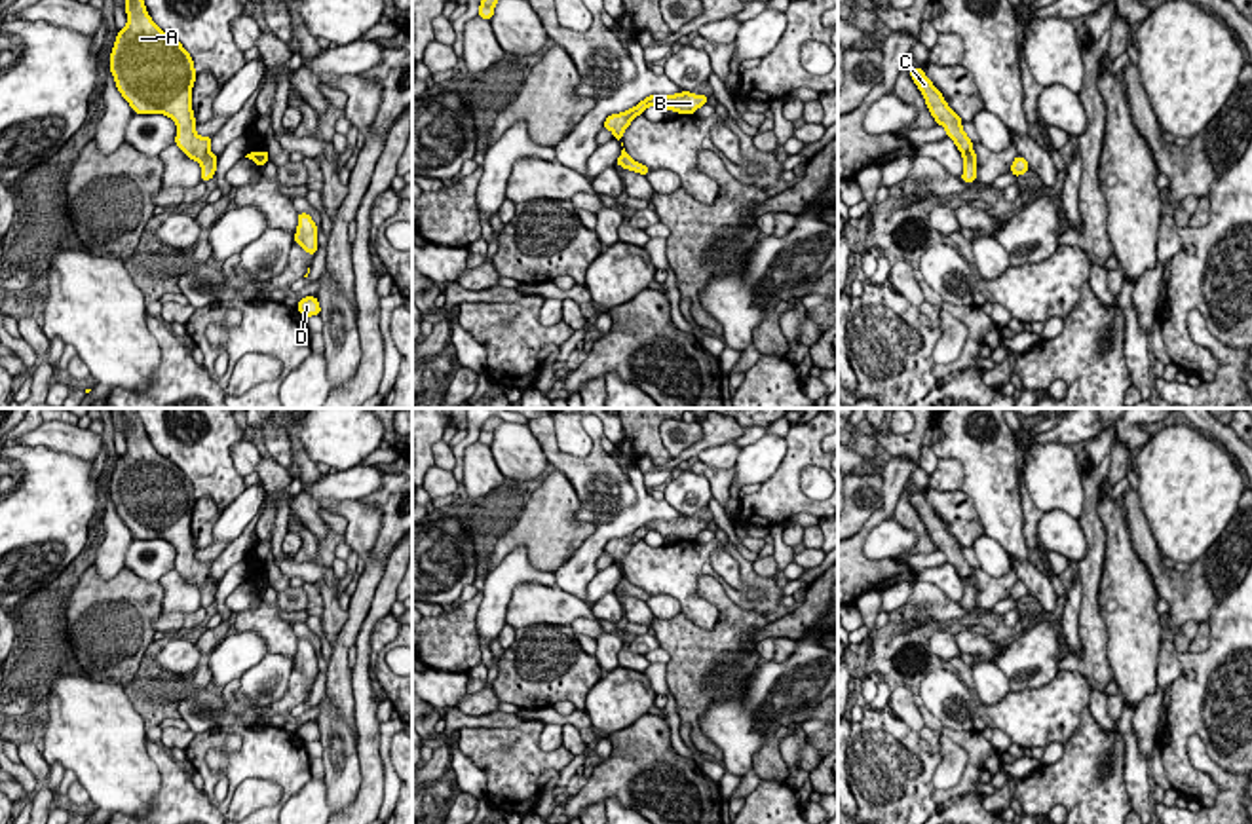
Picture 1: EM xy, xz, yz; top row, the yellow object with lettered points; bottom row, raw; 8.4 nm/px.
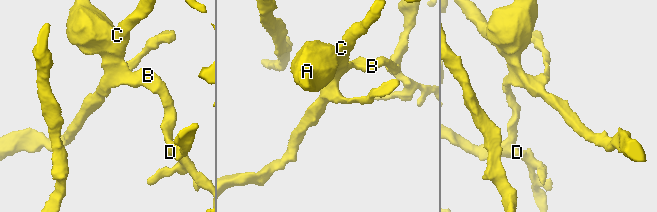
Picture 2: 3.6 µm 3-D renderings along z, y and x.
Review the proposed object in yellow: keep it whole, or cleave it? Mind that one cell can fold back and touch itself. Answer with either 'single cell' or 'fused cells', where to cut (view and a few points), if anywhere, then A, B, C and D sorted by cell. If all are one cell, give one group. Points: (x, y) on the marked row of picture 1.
single cell; no cut; A B C D

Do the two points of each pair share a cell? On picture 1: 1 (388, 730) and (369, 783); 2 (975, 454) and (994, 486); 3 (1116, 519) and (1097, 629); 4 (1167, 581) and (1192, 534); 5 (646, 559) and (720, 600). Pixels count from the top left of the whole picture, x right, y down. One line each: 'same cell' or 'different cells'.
1: different cells
2: same cell
3: different cells
4: different cells
5: different cells

